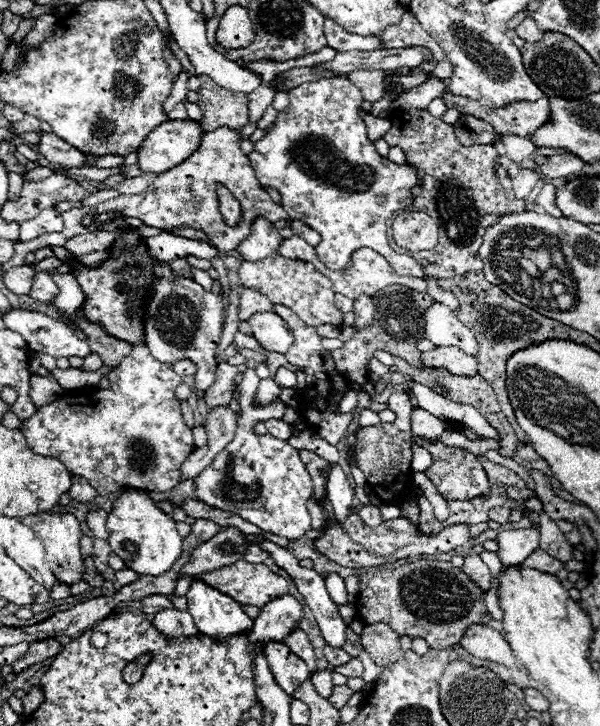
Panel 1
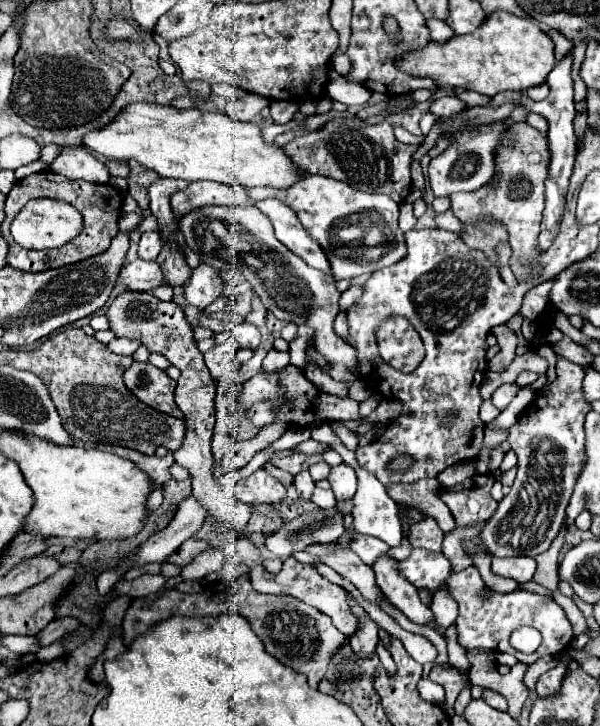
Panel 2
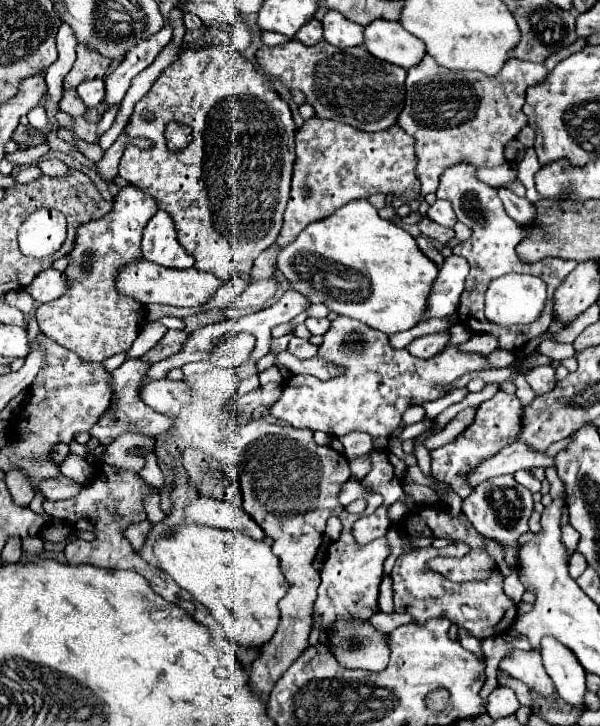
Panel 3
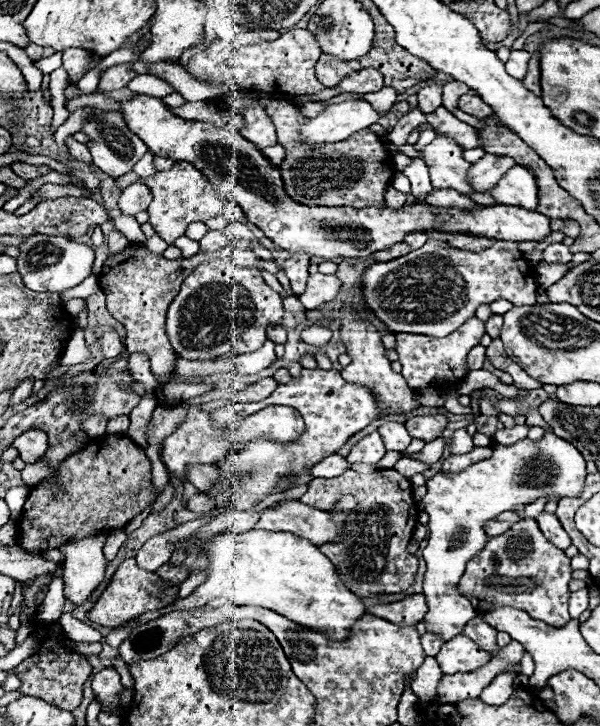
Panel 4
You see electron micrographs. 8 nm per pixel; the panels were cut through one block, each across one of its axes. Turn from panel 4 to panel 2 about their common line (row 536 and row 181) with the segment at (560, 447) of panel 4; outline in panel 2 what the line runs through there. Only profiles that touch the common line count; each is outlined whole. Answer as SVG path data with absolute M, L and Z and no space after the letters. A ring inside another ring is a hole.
M508 120L454 134L450 148L428 164L428 182L434 196L450 196L454 192L472 192L482 188L494 174L494 148L498 146L498 136L502 136L506 124Z

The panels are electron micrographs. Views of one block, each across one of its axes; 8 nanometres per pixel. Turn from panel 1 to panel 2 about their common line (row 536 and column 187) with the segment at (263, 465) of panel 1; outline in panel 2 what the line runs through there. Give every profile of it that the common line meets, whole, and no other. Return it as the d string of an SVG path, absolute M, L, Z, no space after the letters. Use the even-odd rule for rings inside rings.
M200 264L198 268L194 268L190 282L184 286L184 296L188 304L200 310L212 304L222 292L224 292L224 282L218 276L218 270L208 264Z

